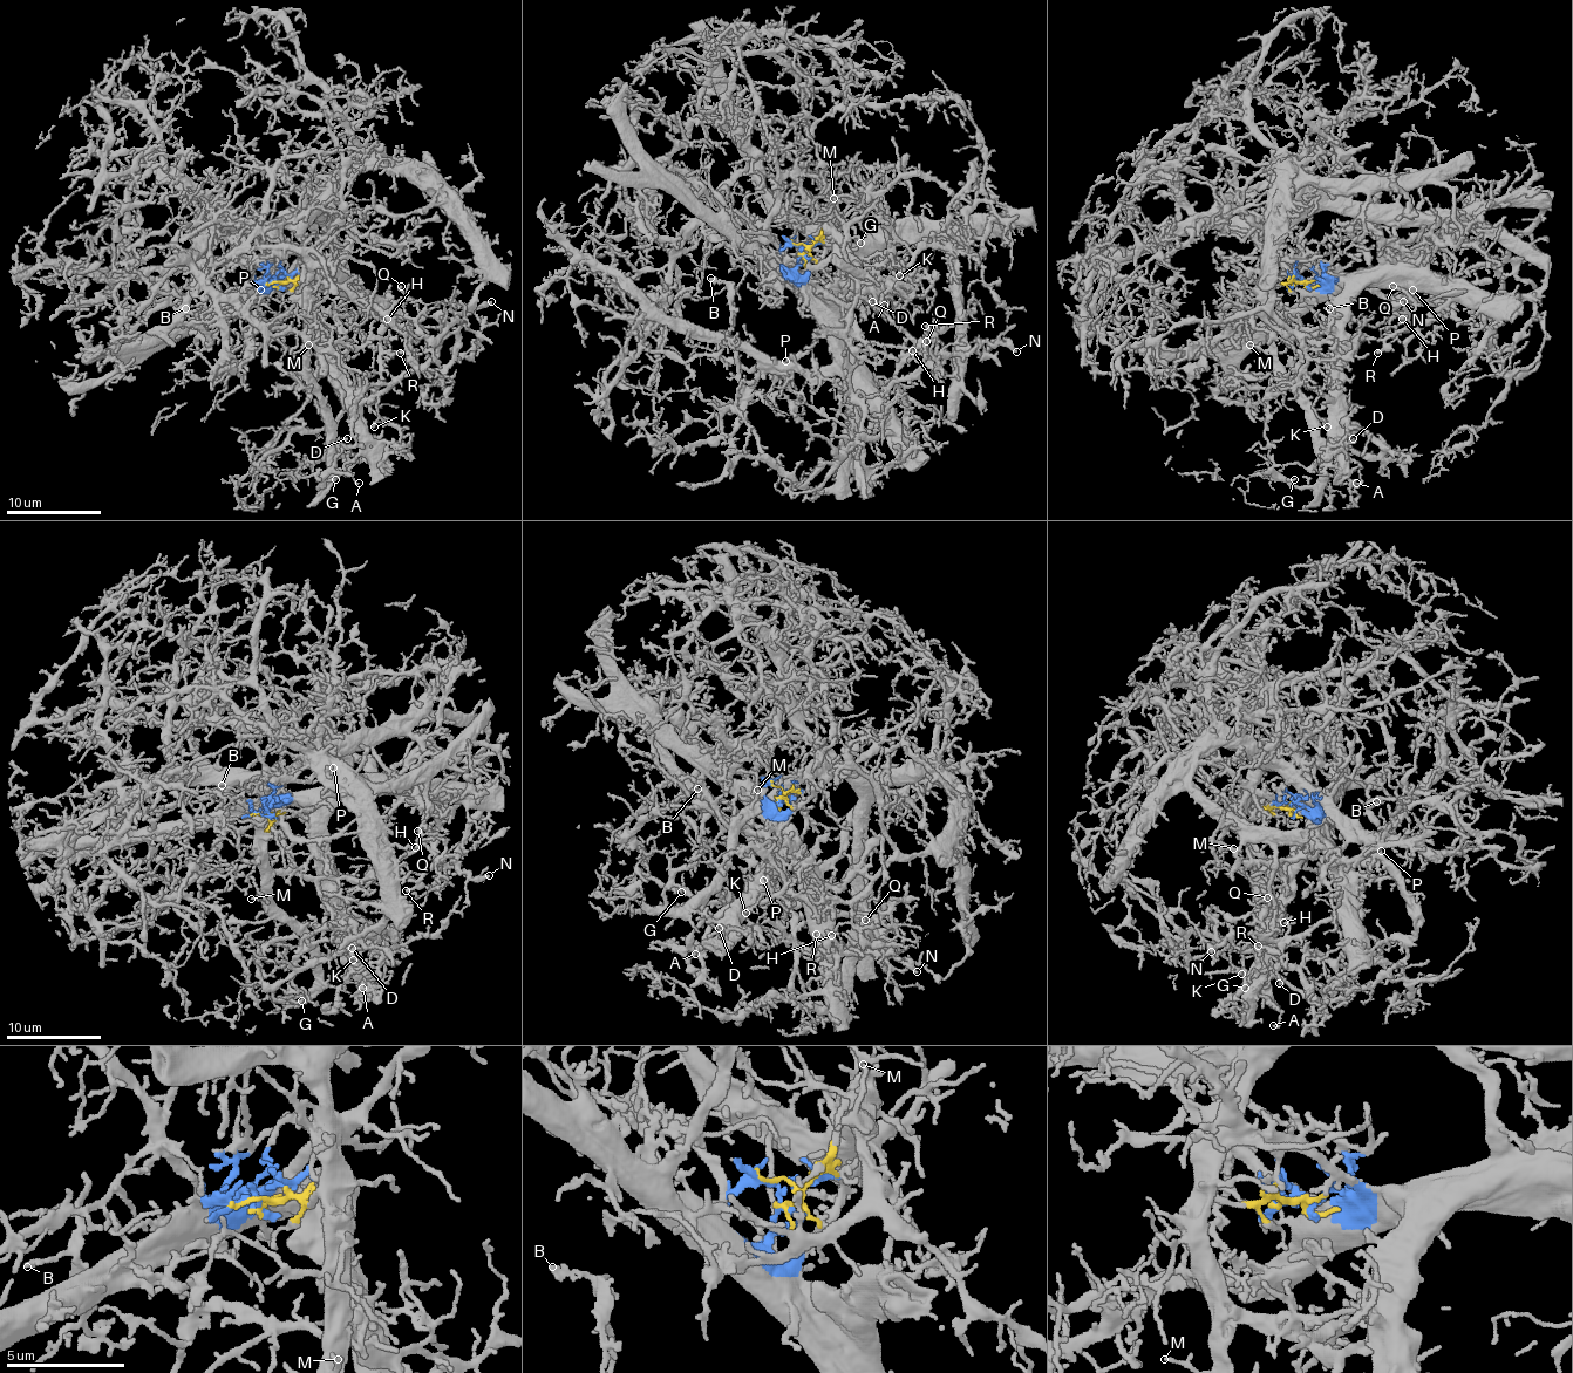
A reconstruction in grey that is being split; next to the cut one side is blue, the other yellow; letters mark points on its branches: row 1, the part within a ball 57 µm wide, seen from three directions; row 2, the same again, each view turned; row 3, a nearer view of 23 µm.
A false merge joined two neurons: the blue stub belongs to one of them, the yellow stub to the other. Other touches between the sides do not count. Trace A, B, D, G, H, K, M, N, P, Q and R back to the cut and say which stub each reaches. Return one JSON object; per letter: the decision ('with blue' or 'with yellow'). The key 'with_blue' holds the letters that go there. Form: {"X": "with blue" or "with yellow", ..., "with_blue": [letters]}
{"A": "with blue", "B": "with blue", "D": "with yellow", "G": "with yellow", "H": "with blue", "K": "with blue", "M": "with yellow", "N": "with blue", "P": "with blue", "Q": "with blue", "R": "with blue", "with_blue": ["A", "B", "H", "K", "N", "P", "Q", "R"]}

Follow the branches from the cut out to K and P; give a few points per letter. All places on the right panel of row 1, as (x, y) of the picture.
K: (1307, 285), (1333, 278), (1345, 289), (1342, 387), (1330, 398), (1321, 396), (1316, 401), (1316, 415), (1328, 427)
P: (1307, 285), (1316, 278), (1422, 275), (1410, 278), (1413, 289)

